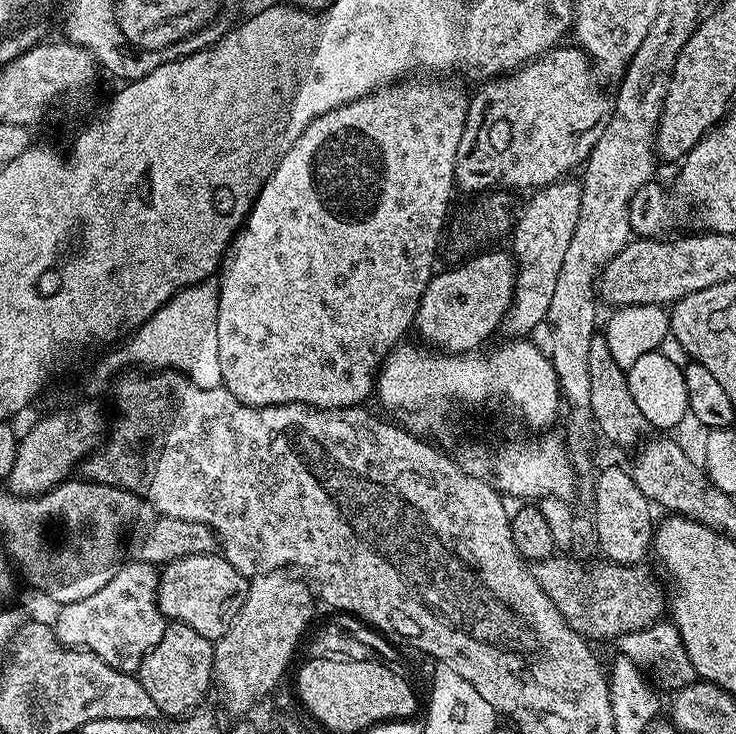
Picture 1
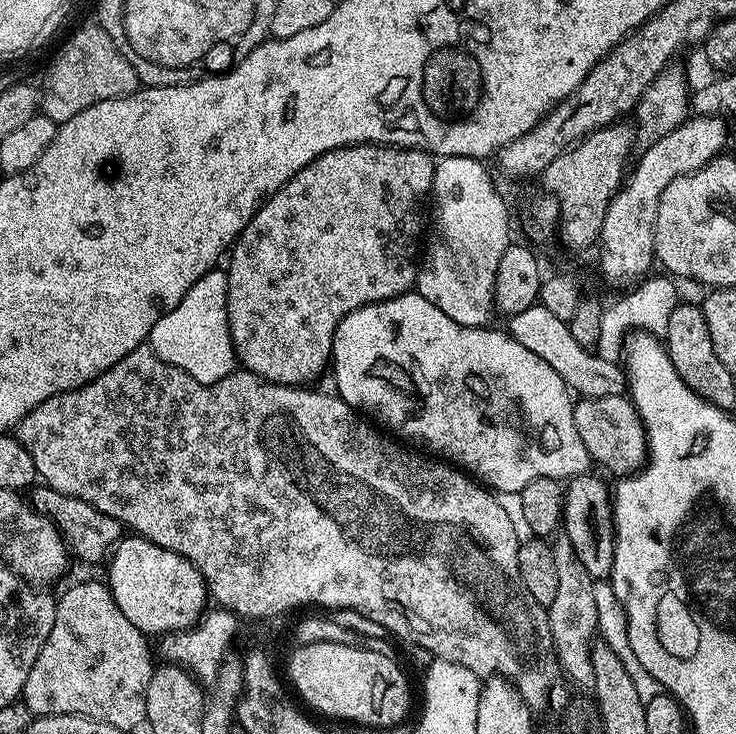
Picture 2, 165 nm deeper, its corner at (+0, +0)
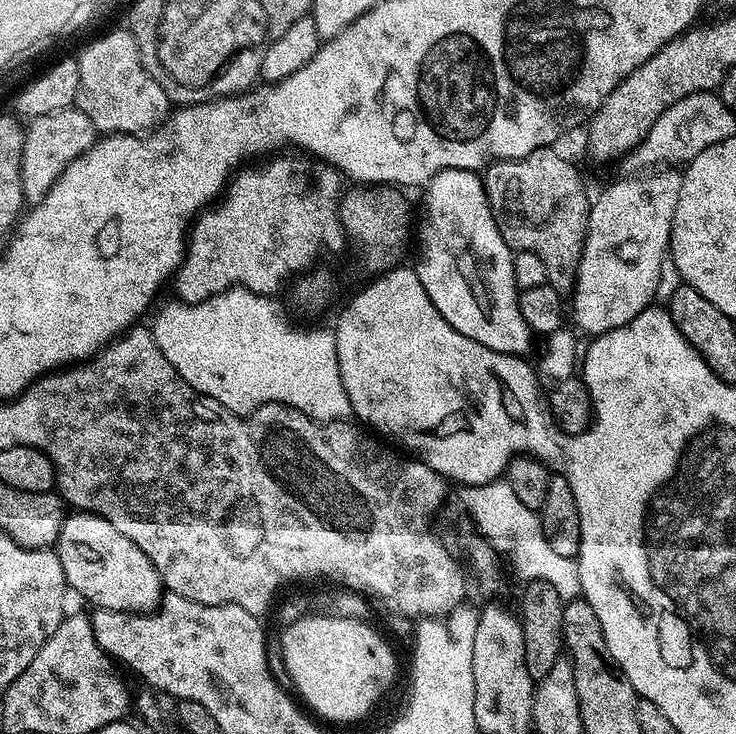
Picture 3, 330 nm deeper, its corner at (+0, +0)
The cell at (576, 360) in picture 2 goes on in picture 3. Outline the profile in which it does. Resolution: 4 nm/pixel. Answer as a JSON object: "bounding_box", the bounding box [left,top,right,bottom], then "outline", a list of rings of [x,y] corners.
{"bounding_box":[416,168,534,357],"outline":[[[451,168],[440,171],[425,187],[427,218],[420,228],[420,262],[416,264],[419,281],[435,309],[450,326],[488,349],[523,357],[534,339],[534,333],[519,308],[515,255],[504,242],[487,200],[483,179],[476,173]]]}

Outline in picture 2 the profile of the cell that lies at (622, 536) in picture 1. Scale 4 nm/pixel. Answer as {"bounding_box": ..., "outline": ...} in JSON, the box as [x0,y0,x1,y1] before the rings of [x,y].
{"bounding_box":[562,474,616,581],"outline":[[[593,474],[574,476],[567,481],[564,490],[564,518],[562,532],[570,538],[574,546],[576,560],[586,566],[593,581],[607,581],[614,566],[614,546],[616,545],[616,525],[612,506],[613,493]]]}

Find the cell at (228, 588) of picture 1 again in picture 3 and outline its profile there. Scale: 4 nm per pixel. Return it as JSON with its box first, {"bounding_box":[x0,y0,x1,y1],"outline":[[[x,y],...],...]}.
{"bounding_box":[54,511,164,612],"outline":[[[75,511],[69,513],[63,522],[54,551],[62,564],[64,581],[95,609],[110,609],[115,612],[152,612],[159,607],[163,600],[164,587],[160,575],[155,570],[146,554],[131,542],[130,538],[118,534],[118,530],[100,515],[92,512]]]}

